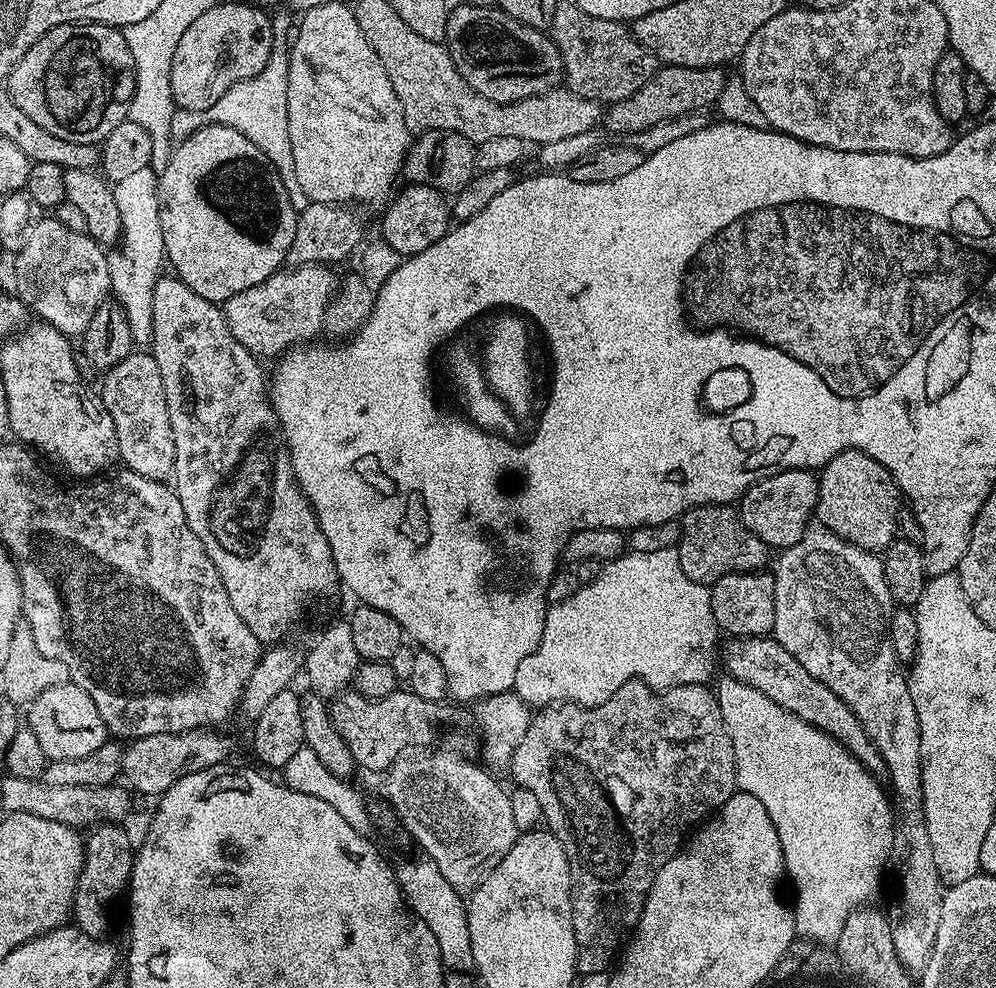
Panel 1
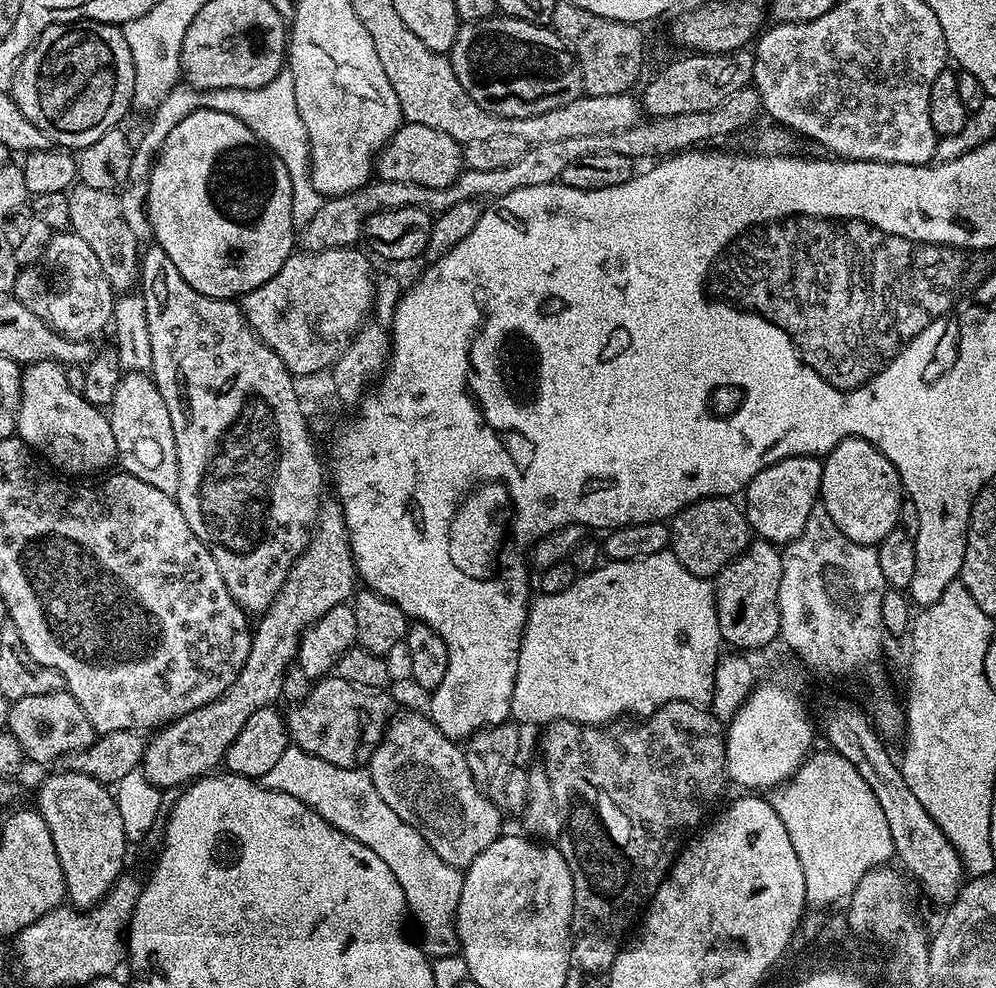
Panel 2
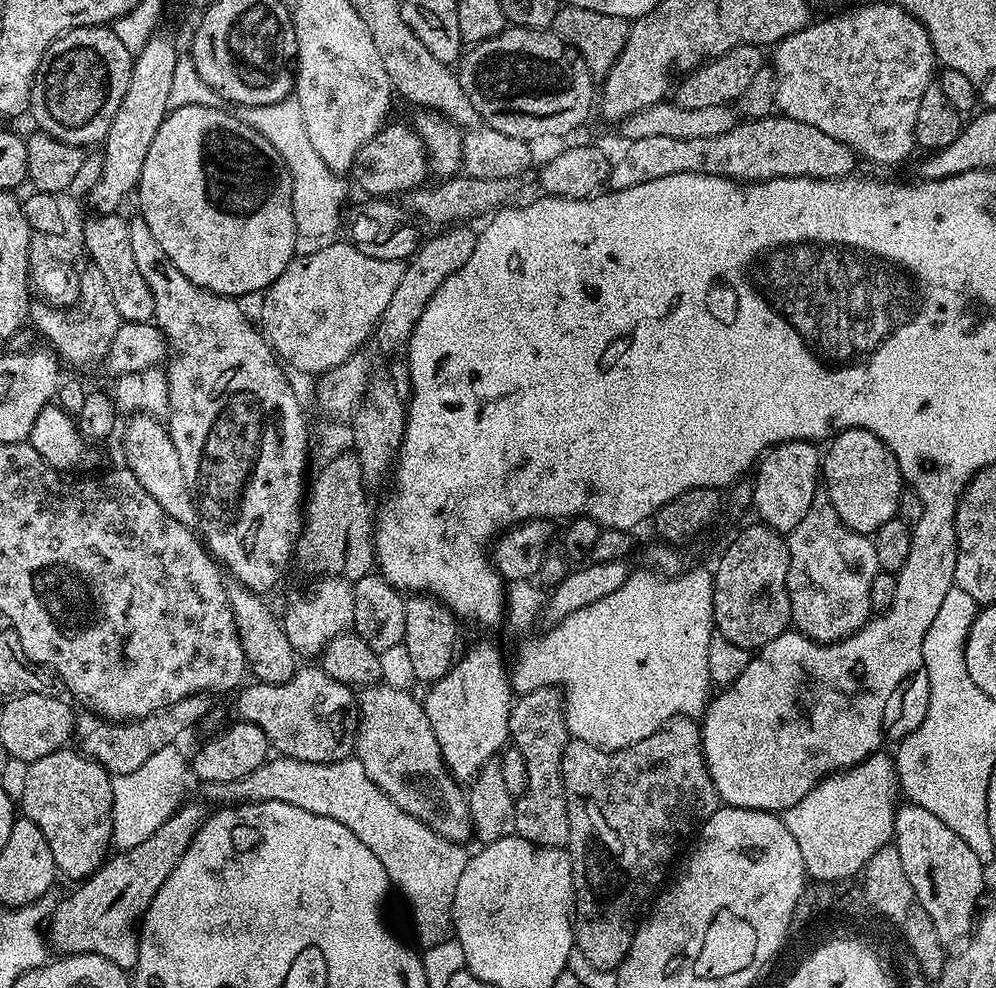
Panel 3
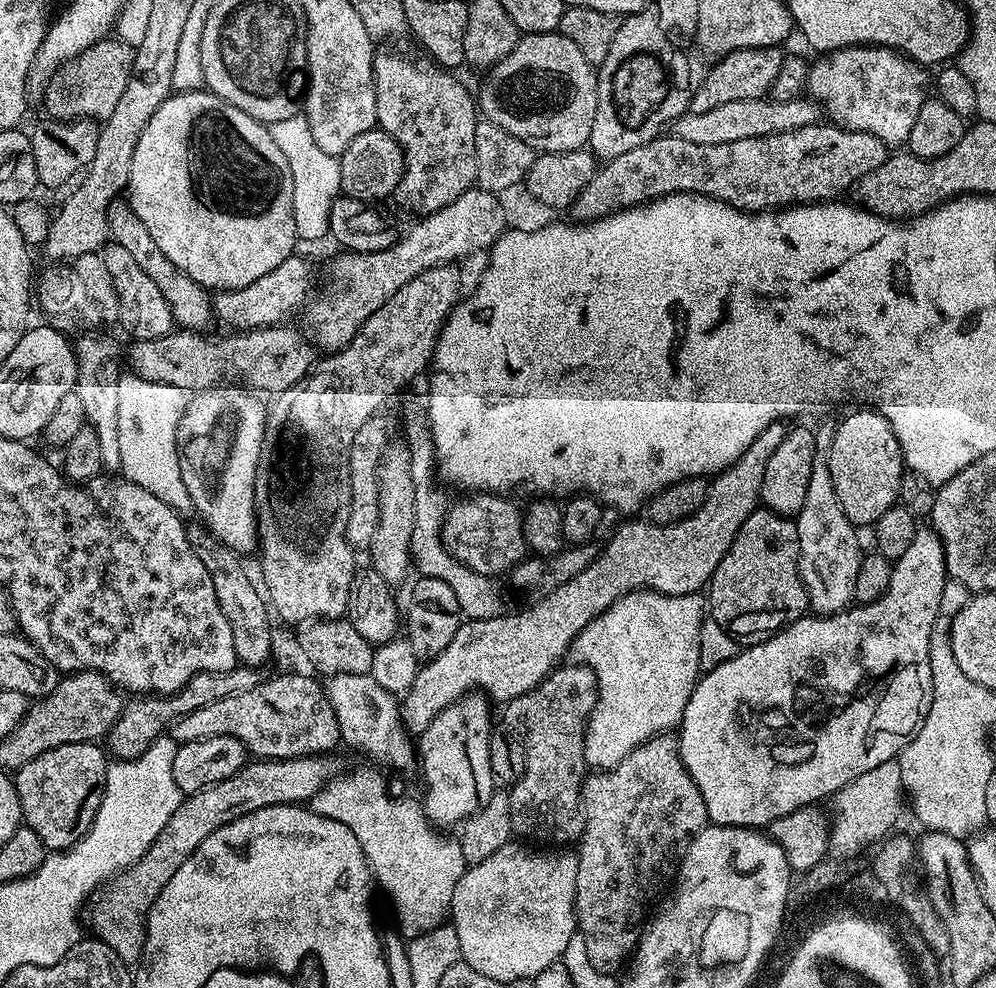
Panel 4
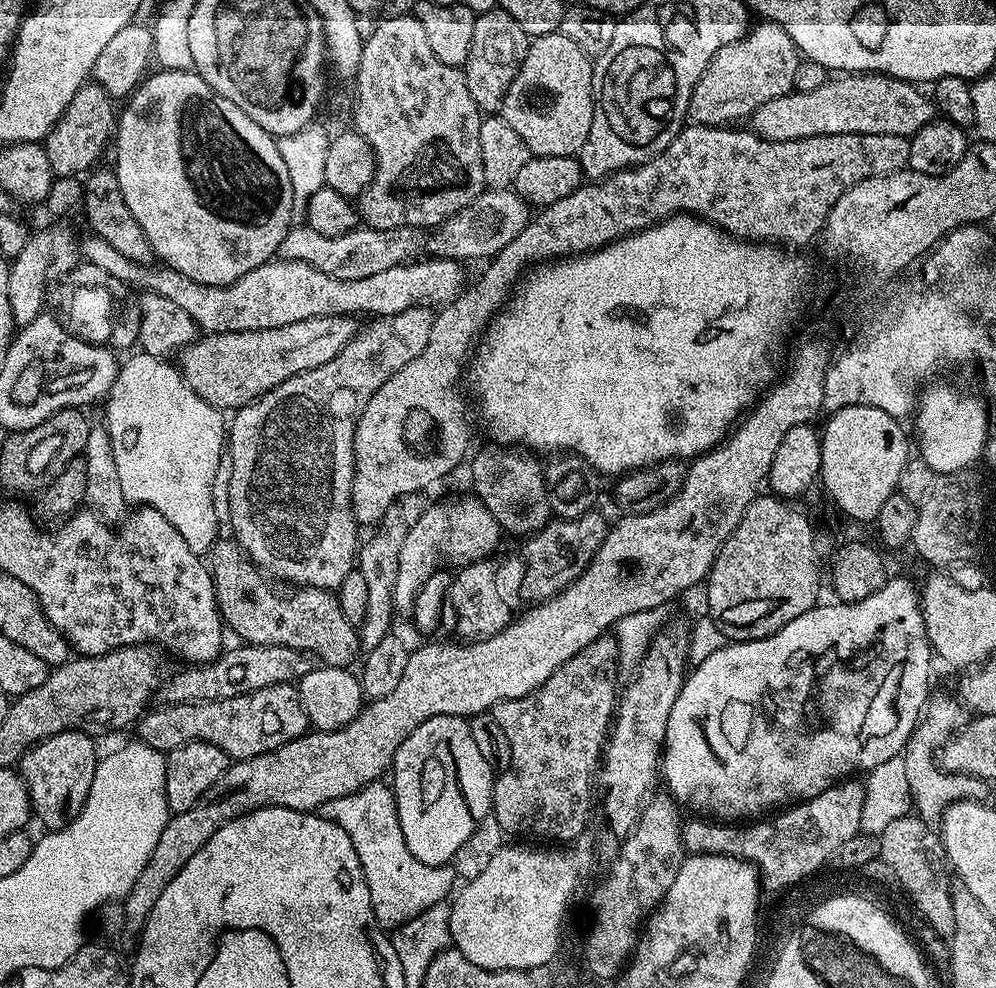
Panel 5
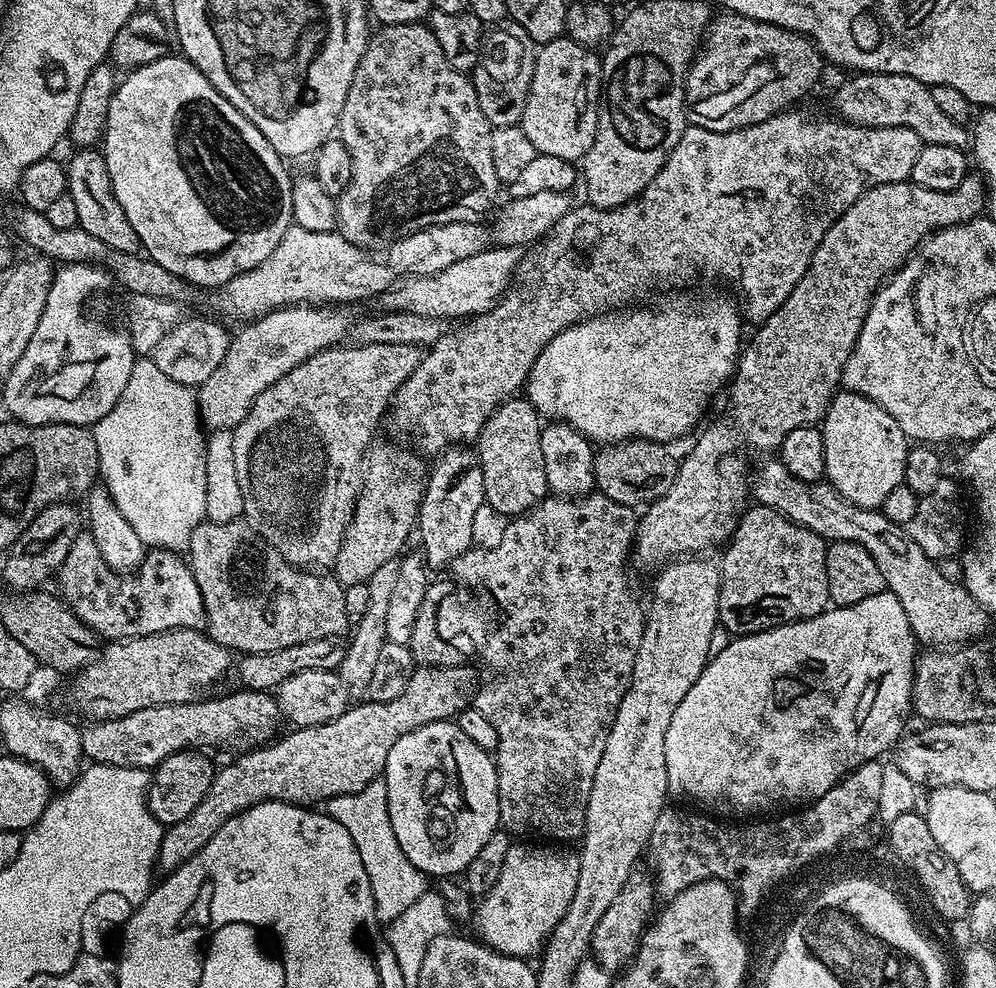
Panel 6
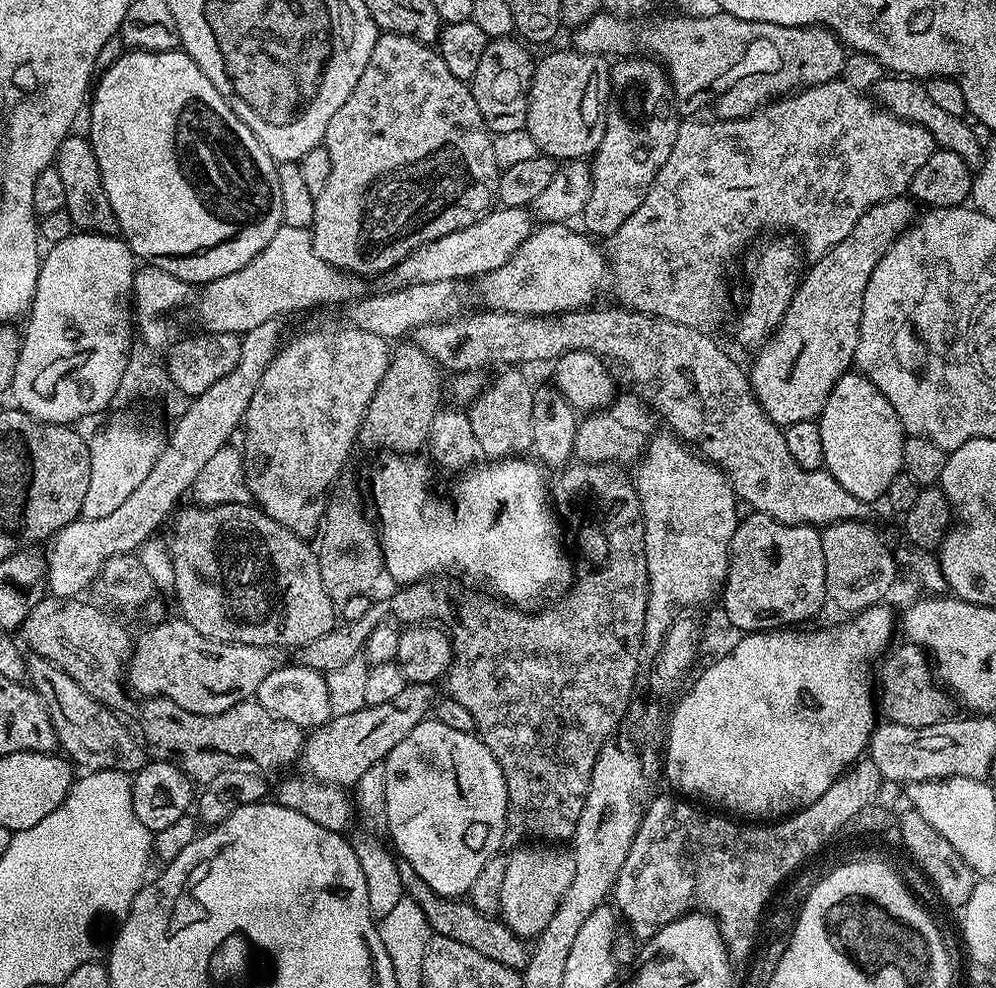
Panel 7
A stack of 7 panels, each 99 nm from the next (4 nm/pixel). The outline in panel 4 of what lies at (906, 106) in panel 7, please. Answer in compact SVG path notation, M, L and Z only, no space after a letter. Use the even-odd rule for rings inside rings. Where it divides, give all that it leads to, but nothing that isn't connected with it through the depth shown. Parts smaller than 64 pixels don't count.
M738 98L738 102L722 102L722 106L714 106L714 110L706 110L703 114L689 110L672 121L670 132L686 142L698 142L698 146L718 146L722 142L742 142L742 138L762 138L805 128L817 123L816 112L817 105L808 98L790 102L771 98Z

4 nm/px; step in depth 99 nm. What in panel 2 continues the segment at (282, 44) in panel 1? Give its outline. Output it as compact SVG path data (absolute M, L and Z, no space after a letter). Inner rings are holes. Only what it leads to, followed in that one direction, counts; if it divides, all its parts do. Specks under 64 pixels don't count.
M288 70L279 72L266 86L257 88L255 92L243 94L229 94L227 91L202 92L184 82L177 84L174 90L170 90L170 94L162 102L162 106L158 106L156 111L151 113L152 125L145 130L144 137L141 138L140 144L138 140L132 153L128 180L132 182L147 181L153 163L160 155L166 138L170 138L170 130L174 130L174 126L178 126L178 122L182 122L182 118L194 114L200 108L218 110L222 114L230 114L234 118L238 118L258 137L262 144L265 144L278 158L282 158L292 183L292 222L297 229L303 230L310 222L310 218L314 218L314 214L318 214L322 197L318 190L314 190L308 135L306 126L302 126L302 114L298 114L298 98L294 98L294 78L291 71Z

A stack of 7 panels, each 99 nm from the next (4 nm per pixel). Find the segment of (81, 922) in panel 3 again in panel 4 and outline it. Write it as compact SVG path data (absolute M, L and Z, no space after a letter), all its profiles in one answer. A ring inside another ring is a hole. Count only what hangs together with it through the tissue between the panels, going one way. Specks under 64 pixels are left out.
M321 754L289 760L256 758L245 762L237 772L230 774L230 778L222 778L222 782L208 784L202 790L185 795L178 810L170 814L170 822L162 826L162 834L152 843L150 850L112 877L91 897L86 912L87 923L88 920L92 923L91 935L110 946L110 950L114 950L124 964L135 965L144 954L150 910L158 894L162 894L162 886L174 878L182 862L186 862L186 858L190 858L190 854L194 854L194 850L198 850L198 846L202 846L202 842L206 842L214 830L234 822L240 816L275 804L300 806L311 801L318 790L341 775L342 767L334 757L332 754Z

